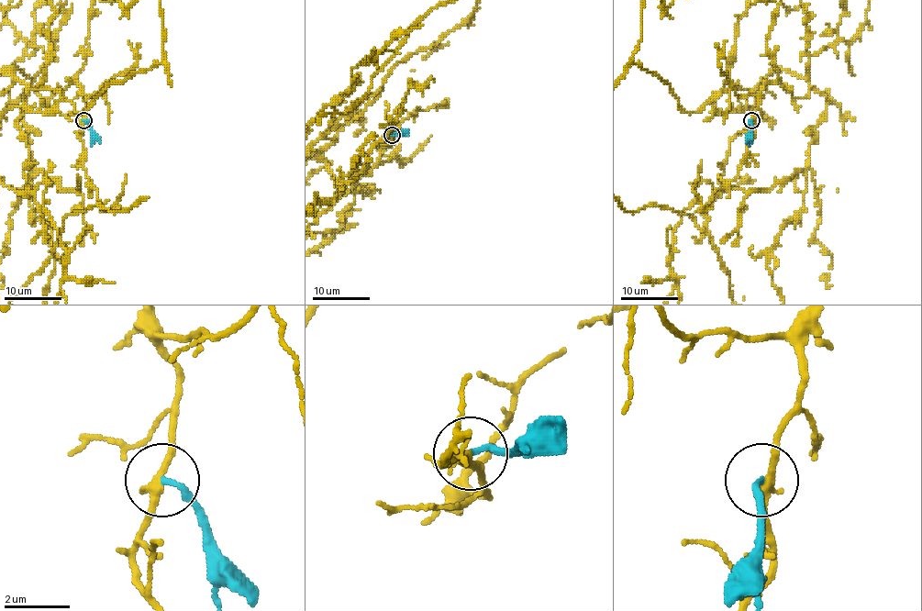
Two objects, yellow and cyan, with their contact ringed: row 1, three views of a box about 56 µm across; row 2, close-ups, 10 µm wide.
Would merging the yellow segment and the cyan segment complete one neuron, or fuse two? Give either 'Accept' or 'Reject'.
Reject

